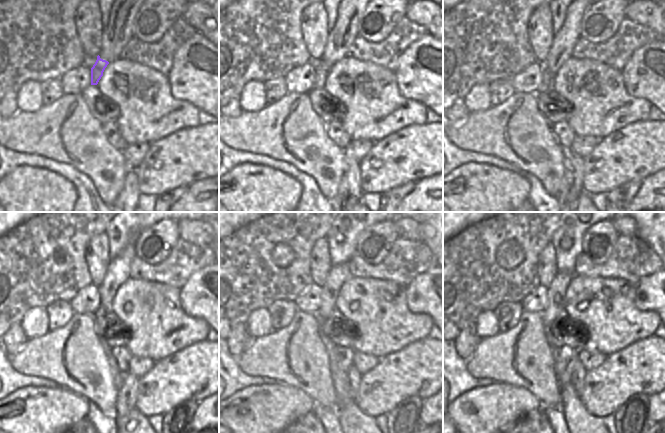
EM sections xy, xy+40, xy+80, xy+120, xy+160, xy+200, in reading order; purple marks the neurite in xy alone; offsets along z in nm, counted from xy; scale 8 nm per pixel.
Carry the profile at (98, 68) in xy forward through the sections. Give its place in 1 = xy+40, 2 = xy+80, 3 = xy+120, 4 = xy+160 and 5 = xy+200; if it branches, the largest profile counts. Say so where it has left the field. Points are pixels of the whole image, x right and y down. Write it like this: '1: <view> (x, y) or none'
1: xy+40 (321, 69)
2: xy+80 (546, 84)
3: xy+120 (104, 331)
4: xy+160 (350, 415)
5: xy+200 (576, 415)

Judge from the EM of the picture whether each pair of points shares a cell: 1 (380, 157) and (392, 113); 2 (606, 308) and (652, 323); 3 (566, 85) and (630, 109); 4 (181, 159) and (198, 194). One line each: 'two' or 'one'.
1: two
2: one
3: one
4: two

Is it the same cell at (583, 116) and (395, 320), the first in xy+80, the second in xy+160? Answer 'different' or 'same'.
same

